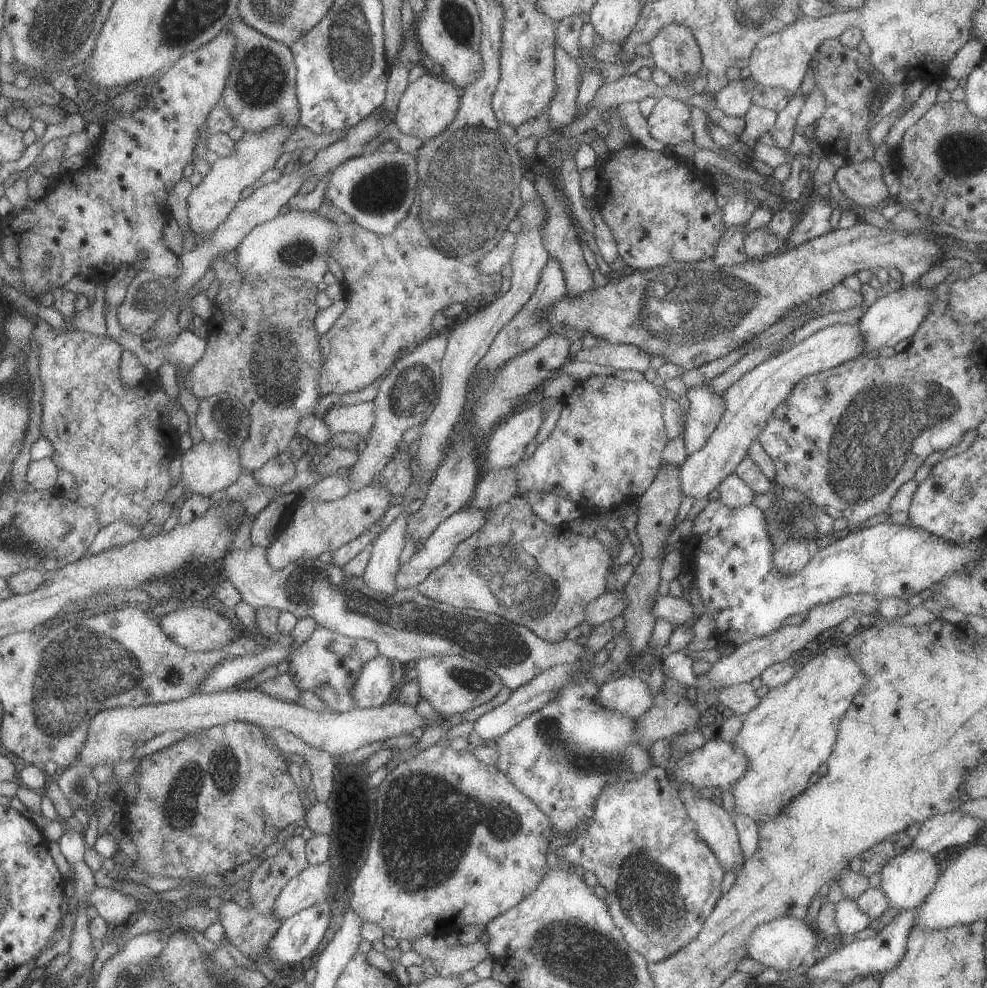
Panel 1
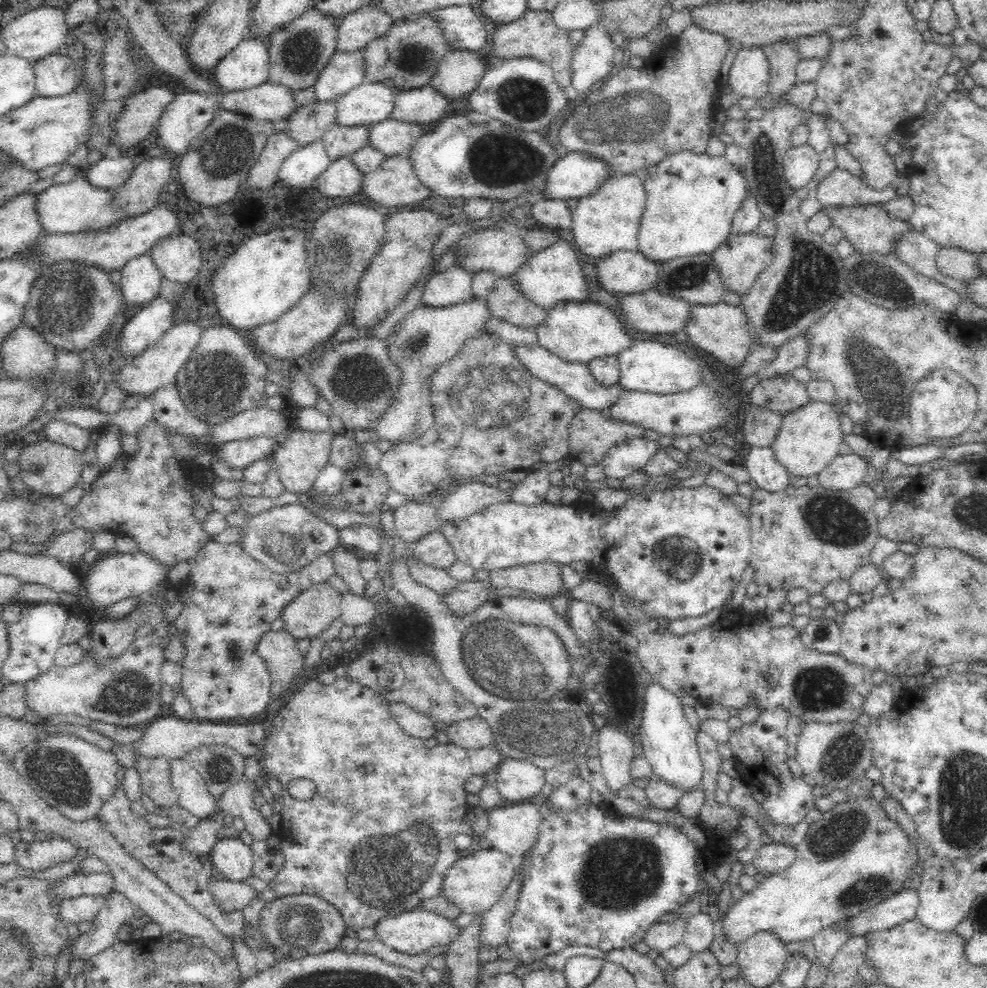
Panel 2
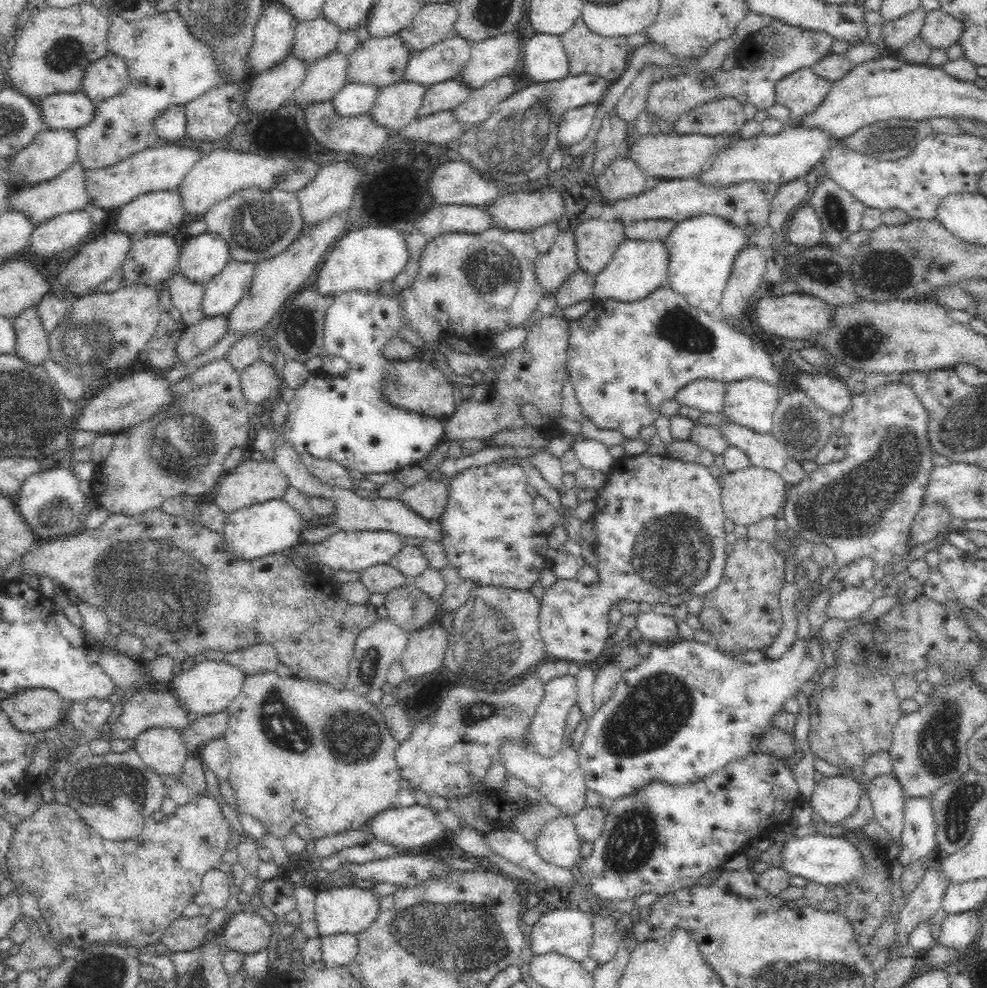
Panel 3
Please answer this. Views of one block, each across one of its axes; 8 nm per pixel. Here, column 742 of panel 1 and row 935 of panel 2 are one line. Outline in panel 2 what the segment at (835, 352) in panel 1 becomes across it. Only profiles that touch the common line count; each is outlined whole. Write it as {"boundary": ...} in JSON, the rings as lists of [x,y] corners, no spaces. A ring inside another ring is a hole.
{"boundary":[[[414,908],[400,912],[400,914],[384,916],[374,924],[374,934],[376,940],[384,943],[392,950],[406,954],[420,954],[428,948],[456,940],[460,930],[452,923],[451,919],[438,916],[436,913],[423,908]]]}

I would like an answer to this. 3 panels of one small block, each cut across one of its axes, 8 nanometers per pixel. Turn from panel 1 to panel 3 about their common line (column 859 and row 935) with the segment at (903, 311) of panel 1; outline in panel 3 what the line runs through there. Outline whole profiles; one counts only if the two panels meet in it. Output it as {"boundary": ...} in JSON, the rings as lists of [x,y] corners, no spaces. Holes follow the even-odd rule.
{"boundary":[[[332,887],[318,891],[313,908],[317,936],[322,939],[334,934],[357,935],[362,932],[374,920],[379,898],[372,891],[358,887]]]}

